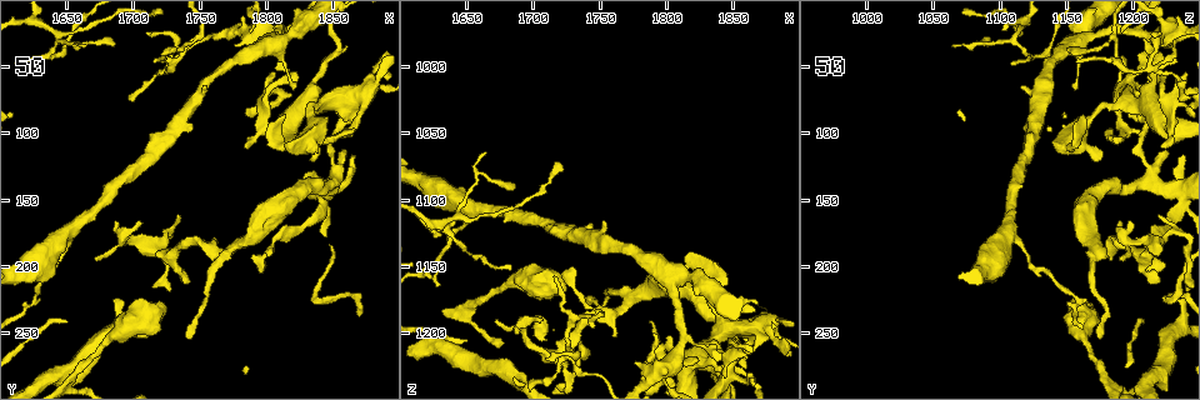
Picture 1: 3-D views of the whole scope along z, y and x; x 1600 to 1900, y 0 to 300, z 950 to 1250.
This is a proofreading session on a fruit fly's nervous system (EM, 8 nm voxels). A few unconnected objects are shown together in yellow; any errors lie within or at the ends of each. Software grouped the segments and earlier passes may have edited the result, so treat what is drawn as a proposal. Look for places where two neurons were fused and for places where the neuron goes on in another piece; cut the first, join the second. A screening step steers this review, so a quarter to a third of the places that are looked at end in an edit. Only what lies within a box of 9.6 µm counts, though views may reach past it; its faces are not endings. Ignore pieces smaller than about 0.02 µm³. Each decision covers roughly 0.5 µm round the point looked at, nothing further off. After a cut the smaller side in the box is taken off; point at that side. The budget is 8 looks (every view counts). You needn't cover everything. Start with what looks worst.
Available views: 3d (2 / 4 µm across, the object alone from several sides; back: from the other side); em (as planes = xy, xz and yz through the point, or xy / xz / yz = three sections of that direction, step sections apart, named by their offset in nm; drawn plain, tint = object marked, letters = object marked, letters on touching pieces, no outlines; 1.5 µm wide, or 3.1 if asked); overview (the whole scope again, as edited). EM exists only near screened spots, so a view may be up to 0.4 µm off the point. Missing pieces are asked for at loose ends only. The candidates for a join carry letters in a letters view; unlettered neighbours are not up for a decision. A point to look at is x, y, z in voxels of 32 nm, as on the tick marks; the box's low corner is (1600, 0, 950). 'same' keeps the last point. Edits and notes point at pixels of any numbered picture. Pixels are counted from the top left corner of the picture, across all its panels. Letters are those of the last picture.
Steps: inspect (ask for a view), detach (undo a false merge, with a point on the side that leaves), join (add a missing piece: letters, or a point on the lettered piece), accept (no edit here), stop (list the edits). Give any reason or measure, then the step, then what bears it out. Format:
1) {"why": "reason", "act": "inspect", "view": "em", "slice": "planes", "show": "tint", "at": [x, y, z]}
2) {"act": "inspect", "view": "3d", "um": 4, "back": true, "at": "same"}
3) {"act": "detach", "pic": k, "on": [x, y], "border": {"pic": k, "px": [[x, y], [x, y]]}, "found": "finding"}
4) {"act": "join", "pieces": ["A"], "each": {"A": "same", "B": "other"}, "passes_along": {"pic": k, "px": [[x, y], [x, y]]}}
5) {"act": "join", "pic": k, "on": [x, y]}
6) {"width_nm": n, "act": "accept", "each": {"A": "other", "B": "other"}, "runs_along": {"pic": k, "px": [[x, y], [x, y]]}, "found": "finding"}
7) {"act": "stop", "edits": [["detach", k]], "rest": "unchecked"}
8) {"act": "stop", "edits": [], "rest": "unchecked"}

{"why": "an open end", "act": "inspect", "view": "3d", "um": 4, "back": true, "at": [1688, 166, 1196]}

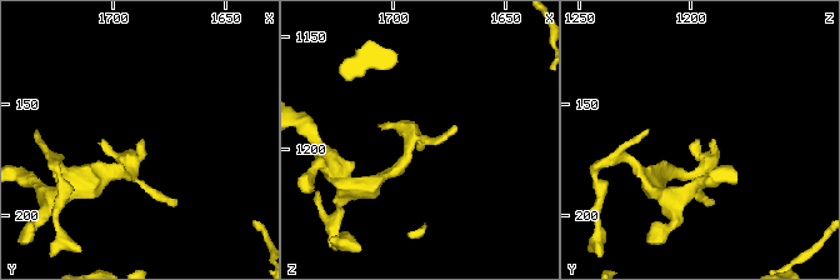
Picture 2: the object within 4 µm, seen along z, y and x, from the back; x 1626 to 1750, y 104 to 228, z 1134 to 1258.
{"why": "now the EM", "act": "inspect", "view": "em", "slice": "planes", "show": "letters", "at": [1687, 165, 1196]}

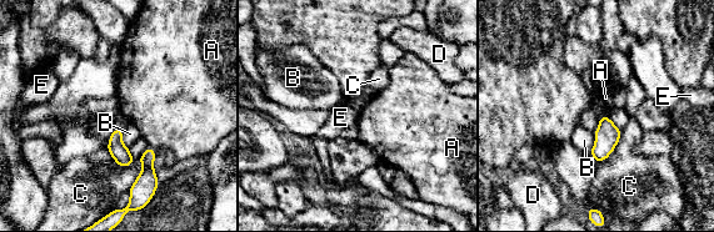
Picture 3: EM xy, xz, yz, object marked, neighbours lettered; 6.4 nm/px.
{"act": "accept", "each": {"A": "other", "B": "other", "C": "other", "D": "other", "E": "other"}, "border": {"pic": 3, "px": [[607, 114], [599, 116]]}, "found": "no lettered piece goes on from it"}

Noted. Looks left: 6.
{"why": "tapers out", "act": "inspect", "view": "em", "slice": "planes", "show": "letters", "at": [1798, 200, 1222]}

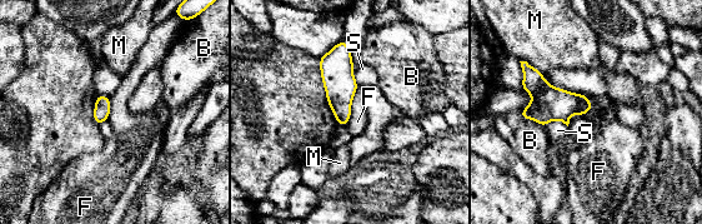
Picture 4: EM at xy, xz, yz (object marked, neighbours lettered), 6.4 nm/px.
{"act": "accept", "each": {"B": "other", "F": "other", "M": "other", "S": "other"}, "border": {"pic": 4, "px": [[352, 99], [350, 118], [345, 125]]}, "found": "none of them fits"}

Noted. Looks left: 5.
{"why": "thick end", "act": "inspect", "view": "em", "slice": "planes", "show": "letters", "at": [1726, 230, 1168]}

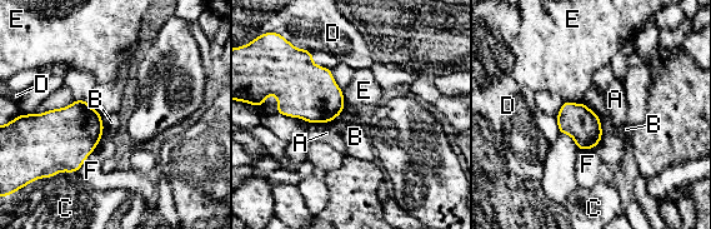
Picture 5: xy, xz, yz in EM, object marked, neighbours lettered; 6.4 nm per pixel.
{"act": "accept", "each": {"A": "other", "B": "other", "C": "other", "D": "other", "E": "other", "F": "other"}, "border": {"pic": 5, "px": [[100, 114], [103, 137]]}, "found": "no lettered piece goes on from it"}

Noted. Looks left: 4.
{"act": "stop", "edits": [], "rest": "unchecked"}

